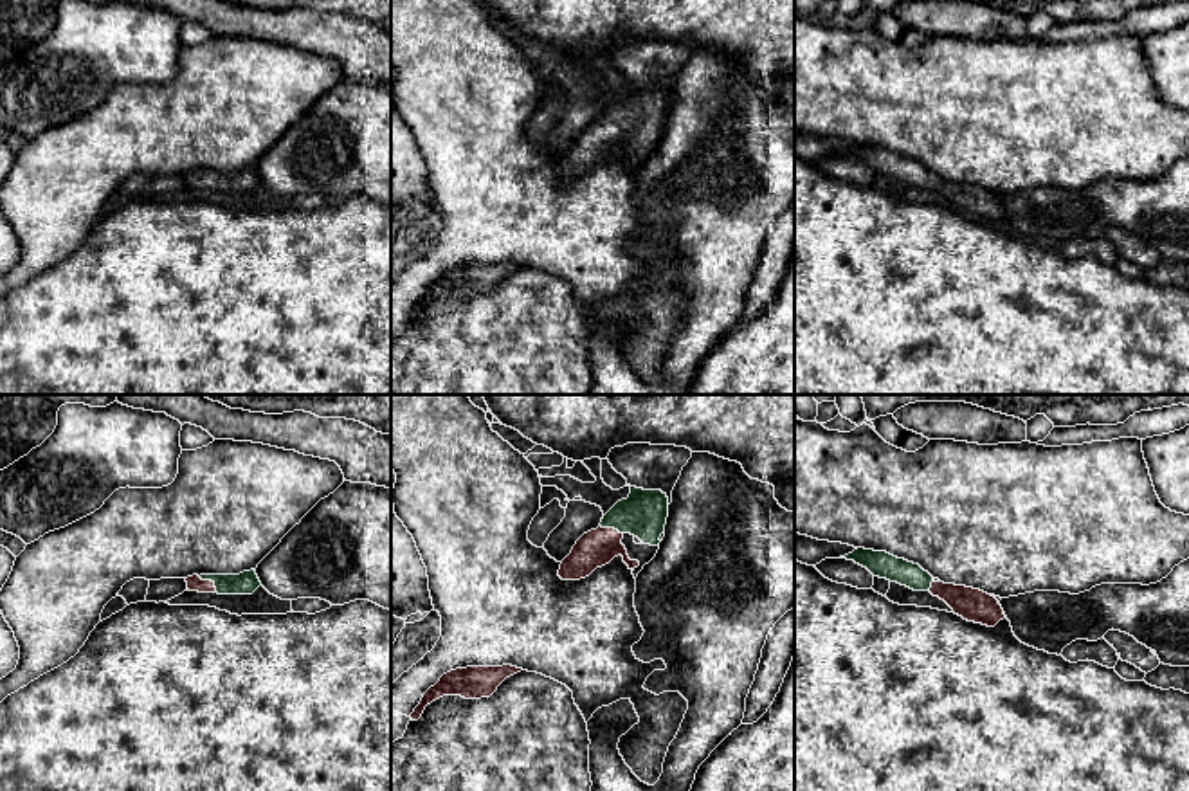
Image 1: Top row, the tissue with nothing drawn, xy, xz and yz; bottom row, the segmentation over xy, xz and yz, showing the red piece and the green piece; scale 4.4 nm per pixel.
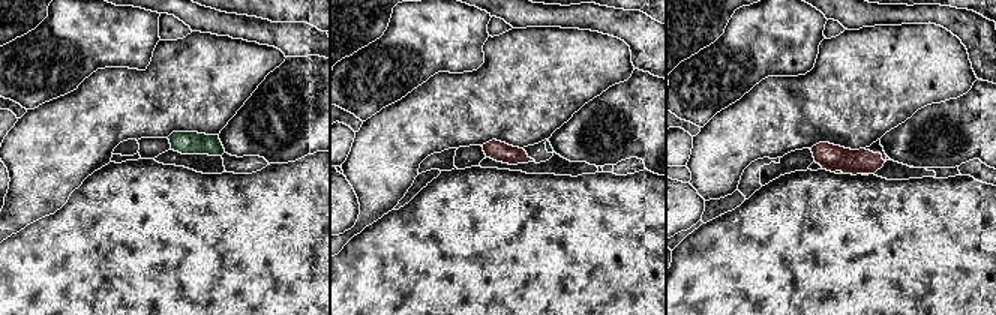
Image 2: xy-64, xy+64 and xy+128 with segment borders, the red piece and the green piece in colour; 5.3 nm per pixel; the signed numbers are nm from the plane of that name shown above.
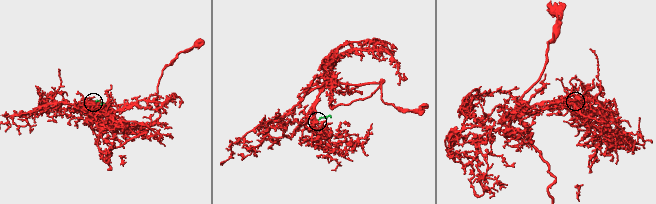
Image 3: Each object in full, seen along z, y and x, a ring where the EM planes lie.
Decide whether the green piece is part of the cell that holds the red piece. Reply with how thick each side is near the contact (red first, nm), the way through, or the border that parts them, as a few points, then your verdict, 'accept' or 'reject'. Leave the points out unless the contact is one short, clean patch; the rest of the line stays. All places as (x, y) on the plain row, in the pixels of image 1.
calibres 70 and 100 nm; way xy (195, 179), (209, 177), (247, 179); accept

